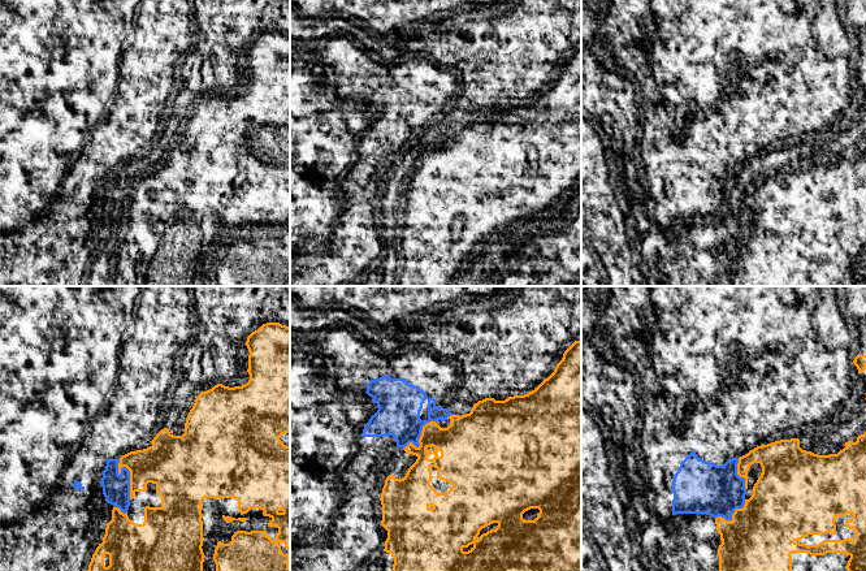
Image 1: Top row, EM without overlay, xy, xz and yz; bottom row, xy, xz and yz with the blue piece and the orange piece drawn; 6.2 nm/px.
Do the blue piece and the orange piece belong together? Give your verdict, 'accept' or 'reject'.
reject

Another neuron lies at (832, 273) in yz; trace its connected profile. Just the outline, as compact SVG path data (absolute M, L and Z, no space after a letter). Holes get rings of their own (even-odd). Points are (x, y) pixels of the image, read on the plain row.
M792 261L792 286L856 286L846 278L850 264Z

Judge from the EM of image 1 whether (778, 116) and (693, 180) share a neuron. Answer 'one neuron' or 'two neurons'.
one neuron

